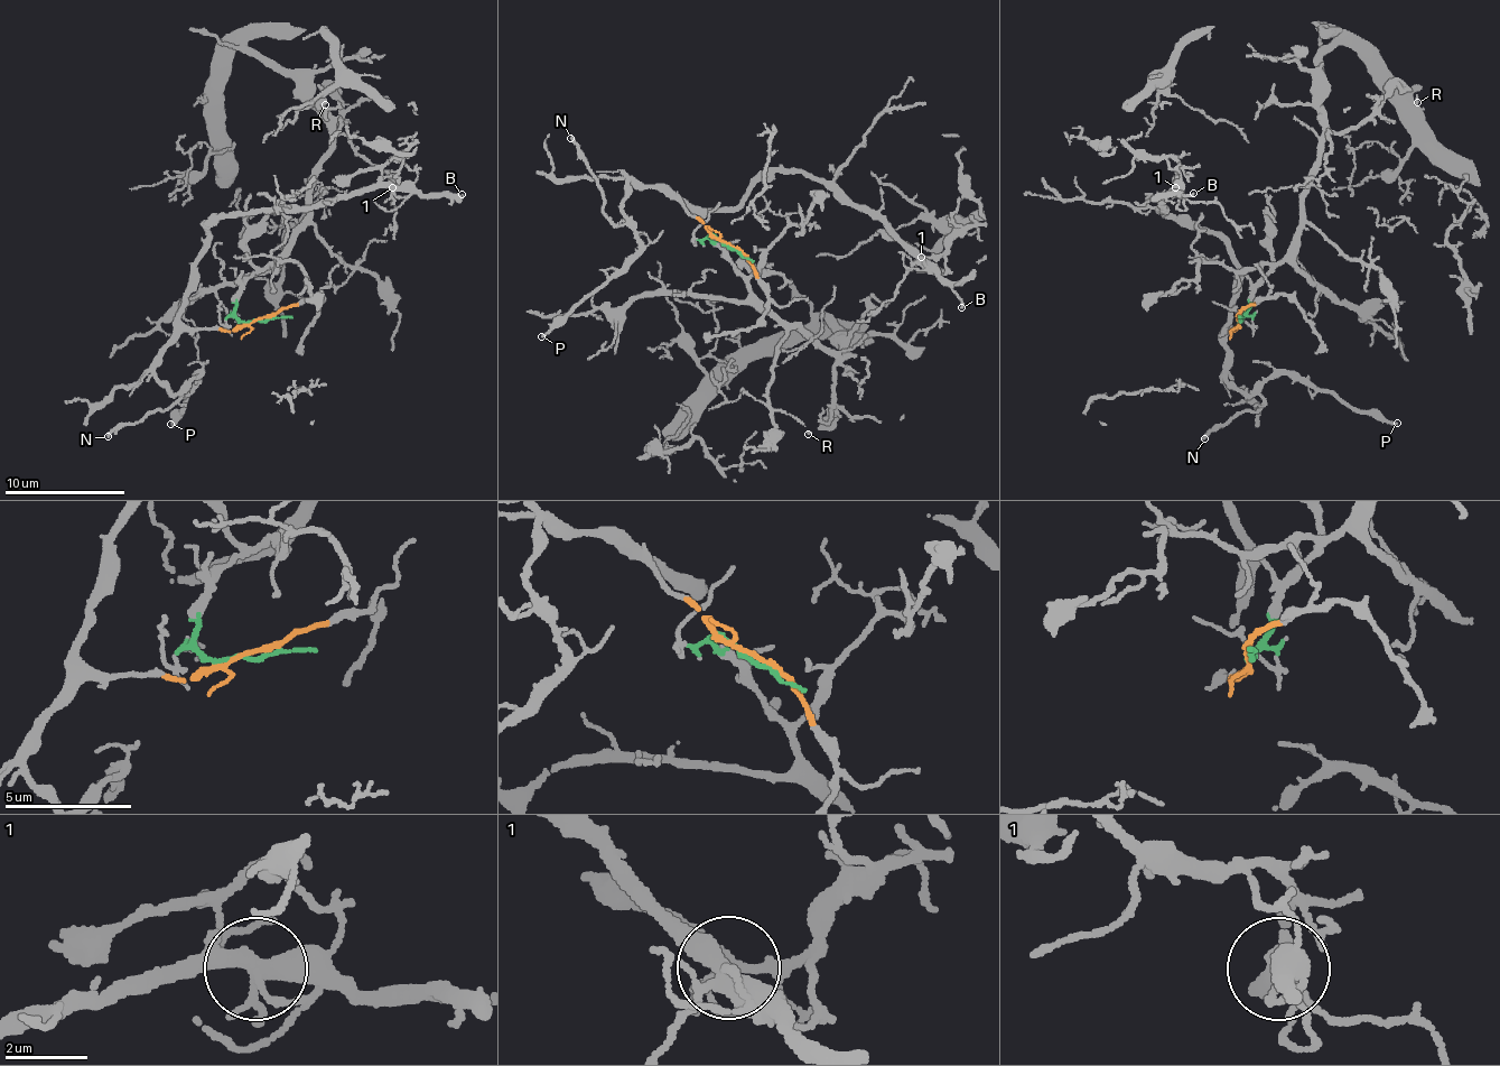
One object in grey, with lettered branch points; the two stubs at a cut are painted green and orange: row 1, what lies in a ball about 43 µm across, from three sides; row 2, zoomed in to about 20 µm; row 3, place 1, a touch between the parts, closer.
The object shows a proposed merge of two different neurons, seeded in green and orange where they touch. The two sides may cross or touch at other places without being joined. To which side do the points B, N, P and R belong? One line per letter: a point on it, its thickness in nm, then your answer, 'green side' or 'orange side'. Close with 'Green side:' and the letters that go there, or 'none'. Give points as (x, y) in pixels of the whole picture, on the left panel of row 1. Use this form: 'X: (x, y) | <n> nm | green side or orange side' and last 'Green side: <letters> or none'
B: (462, 194) | 140 nm | orange side
N: (108, 436) | 190 nm | orange side
P: (170, 424) | 180 nm | orange side
R: (325, 104) | 120 nm | green side
Green side: R

